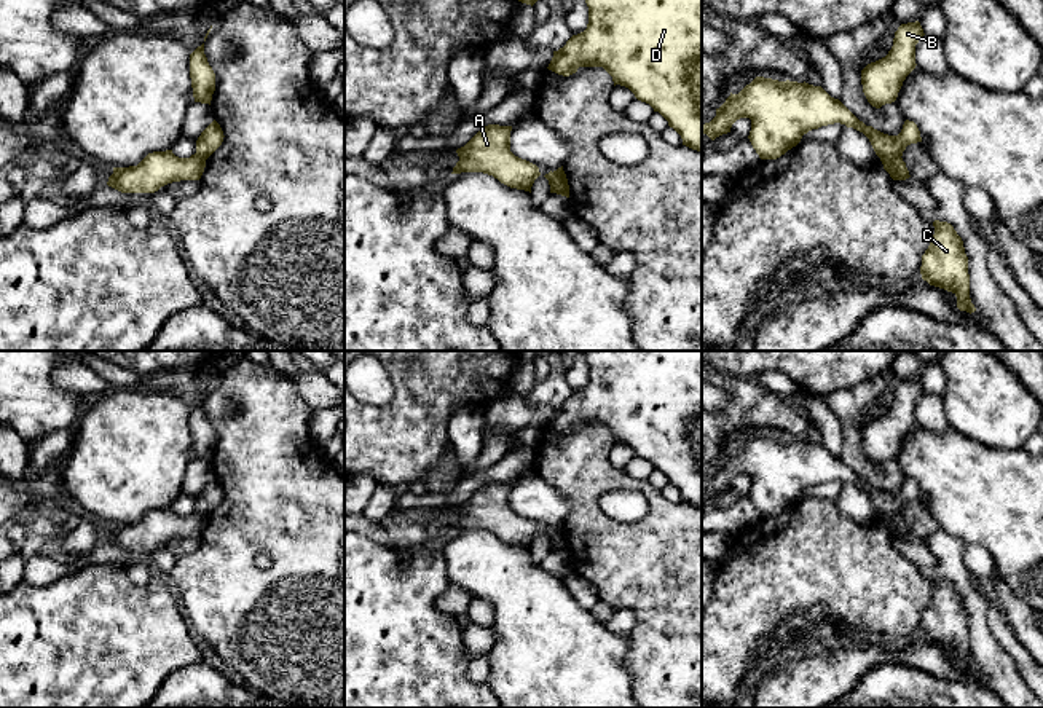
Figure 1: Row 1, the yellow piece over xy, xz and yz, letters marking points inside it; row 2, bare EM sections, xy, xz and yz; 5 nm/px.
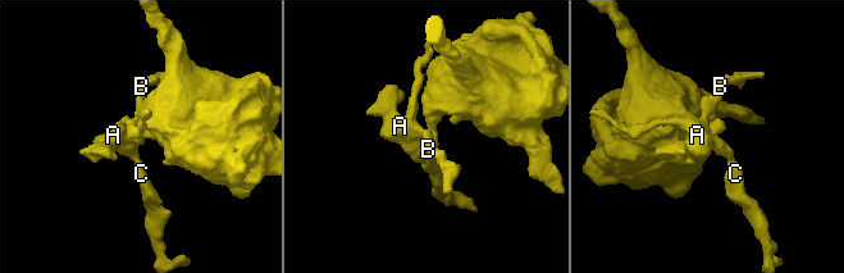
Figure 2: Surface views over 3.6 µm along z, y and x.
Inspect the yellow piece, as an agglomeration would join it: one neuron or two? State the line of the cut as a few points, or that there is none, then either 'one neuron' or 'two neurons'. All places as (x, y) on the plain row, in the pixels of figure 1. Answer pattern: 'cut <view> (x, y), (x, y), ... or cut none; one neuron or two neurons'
cut yz (900, 512), (881, 515); two neurons

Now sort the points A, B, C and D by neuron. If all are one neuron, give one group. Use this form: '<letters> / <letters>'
A B C / D

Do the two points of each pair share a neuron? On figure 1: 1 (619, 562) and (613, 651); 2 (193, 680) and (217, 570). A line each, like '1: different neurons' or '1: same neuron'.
1: different neurons
2: different neurons

